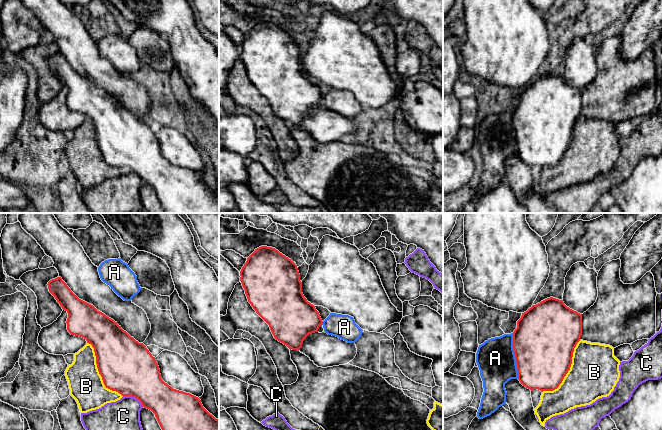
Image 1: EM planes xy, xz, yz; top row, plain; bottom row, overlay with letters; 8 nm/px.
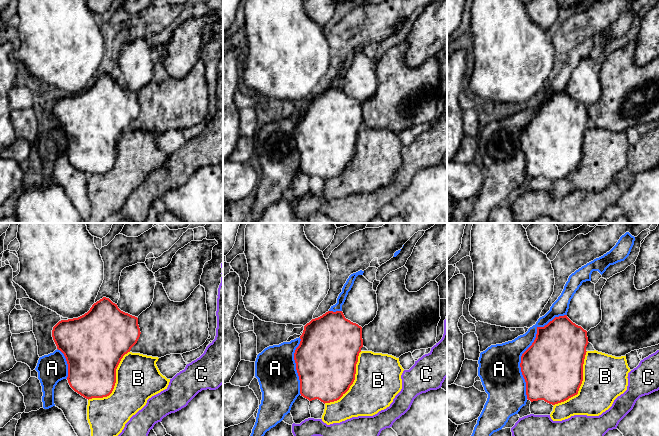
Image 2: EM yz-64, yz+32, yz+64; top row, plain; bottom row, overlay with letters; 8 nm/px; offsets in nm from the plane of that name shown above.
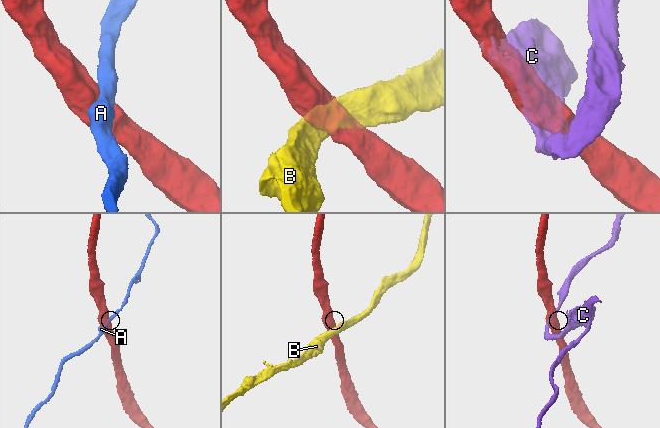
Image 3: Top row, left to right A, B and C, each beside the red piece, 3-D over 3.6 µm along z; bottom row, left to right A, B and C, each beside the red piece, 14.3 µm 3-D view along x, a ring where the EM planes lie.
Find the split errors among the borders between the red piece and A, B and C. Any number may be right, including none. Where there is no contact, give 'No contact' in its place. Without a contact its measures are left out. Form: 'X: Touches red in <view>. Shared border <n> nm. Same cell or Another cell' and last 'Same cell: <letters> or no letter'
A: Touches red in yz. Shared border 380 nm. Another cell
B: Touches red in xy. Shared border 550 nm. Another cell
C: Touches red in xy. Shared border 190 nm. Another cell
Same cell: no letter

